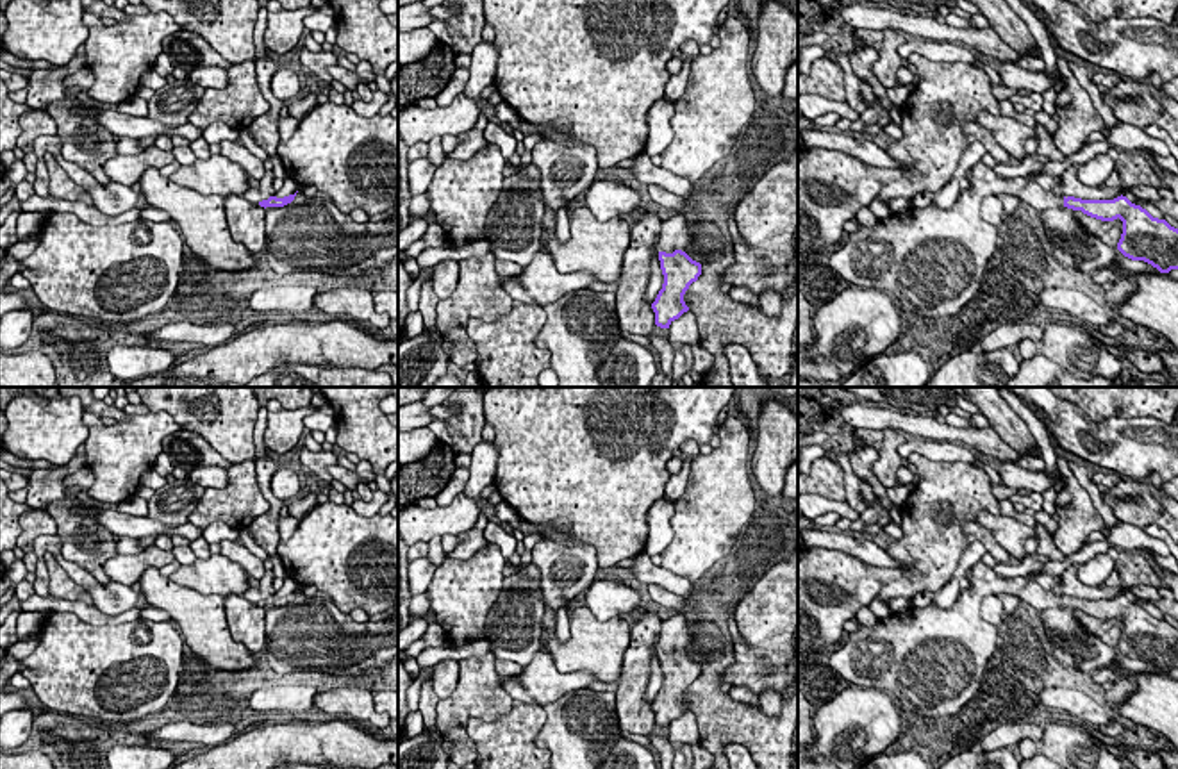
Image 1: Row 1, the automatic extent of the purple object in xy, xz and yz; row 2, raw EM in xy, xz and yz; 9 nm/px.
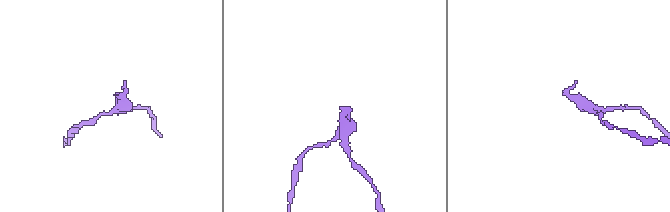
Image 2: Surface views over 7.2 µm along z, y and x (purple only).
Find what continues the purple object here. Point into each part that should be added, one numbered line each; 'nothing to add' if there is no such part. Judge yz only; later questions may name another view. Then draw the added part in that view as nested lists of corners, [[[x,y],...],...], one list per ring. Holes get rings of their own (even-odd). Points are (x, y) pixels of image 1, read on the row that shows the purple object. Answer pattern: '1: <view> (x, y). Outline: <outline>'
1: yz (932, 259). Outline: [[[980,161],[971,170],[969,187],[960,189],[951,209],[933,203],[910,207],[907,212],[876,219],[873,227],[859,225],[839,252],[819,253],[819,262],[857,287],[889,293],[914,316],[953,316],[976,294],[985,266],[996,252],[998,227],[982,219],[980,207],[987,196],[1001,193],[1019,196],[1039,212],[1064,207],[1062,196],[1037,182],[1001,177]]]

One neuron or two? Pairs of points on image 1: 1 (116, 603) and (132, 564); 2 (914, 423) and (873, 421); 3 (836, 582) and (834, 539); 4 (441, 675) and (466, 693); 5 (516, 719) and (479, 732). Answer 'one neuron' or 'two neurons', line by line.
1: two neurons
2: one neuron
3: two neurons
4: two neurons
5: one neuron

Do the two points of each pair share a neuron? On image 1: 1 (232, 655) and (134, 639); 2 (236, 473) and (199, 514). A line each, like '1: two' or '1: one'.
1: two
2: one

